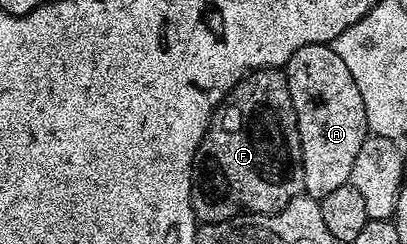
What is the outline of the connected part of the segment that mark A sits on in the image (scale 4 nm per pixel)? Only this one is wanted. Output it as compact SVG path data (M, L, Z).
M311 43L302 46L290 57L286 74L300 134L304 166L303 194L318 201L326 197L326 193L350 182L354 157L358 157L362 141L370 134L366 105L362 105L362 93L358 93L358 84L350 69L346 69L342 57L338 57L332 45Z

